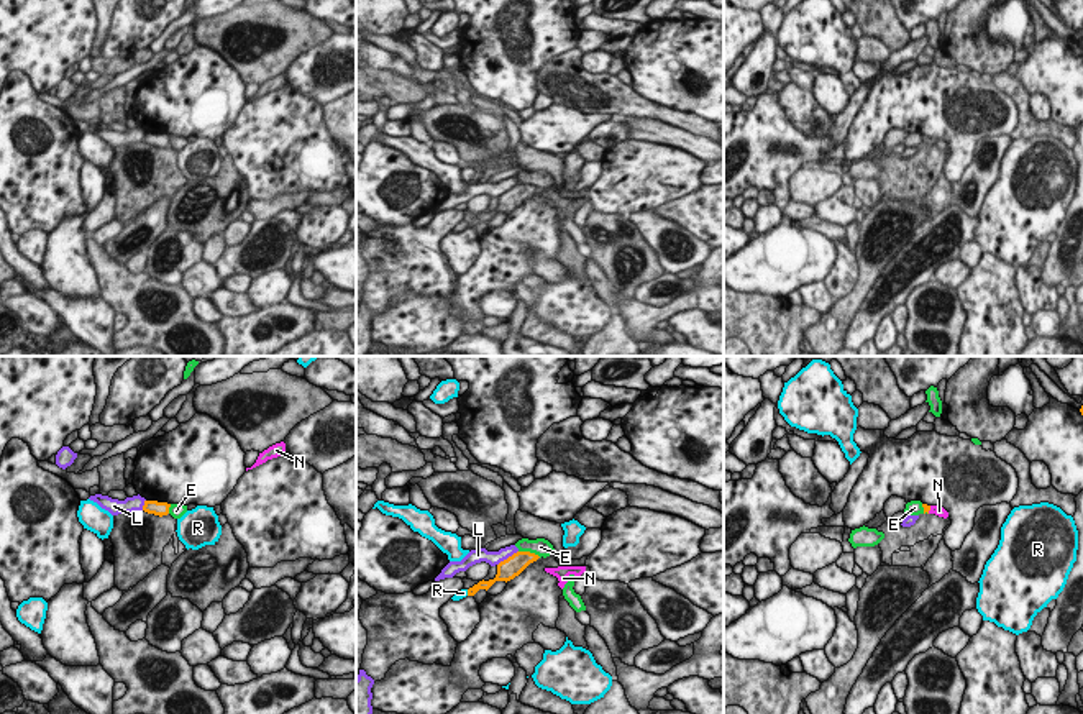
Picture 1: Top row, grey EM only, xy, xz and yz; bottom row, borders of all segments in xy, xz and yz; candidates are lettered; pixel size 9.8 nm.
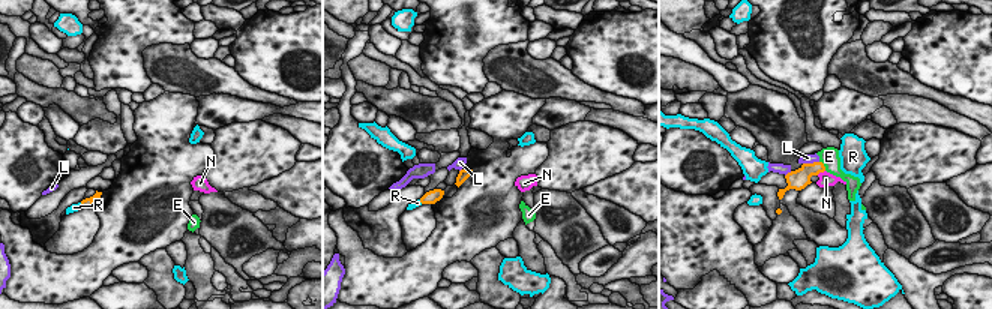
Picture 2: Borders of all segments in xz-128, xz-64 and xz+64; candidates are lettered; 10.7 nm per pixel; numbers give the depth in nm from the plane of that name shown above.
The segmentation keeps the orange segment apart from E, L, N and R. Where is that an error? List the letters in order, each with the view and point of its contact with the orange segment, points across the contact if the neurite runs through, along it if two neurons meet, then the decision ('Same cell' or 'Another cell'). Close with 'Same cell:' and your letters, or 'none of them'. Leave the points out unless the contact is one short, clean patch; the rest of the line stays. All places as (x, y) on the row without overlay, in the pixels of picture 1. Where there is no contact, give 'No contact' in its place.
E: Touches orange at xz (529, 184). Boundary: xz (519, 183), (529, 183), (540, 189). Another cell
L: Touches orange at xz (509, 189). Boundary: xz (517, 183), (498, 197). Another cell
N: Touches orange at yz (929, 141). Path across: yz (926, 140), (929, 141), (939, 143). Same cell
R: Touches orange at xz (468, 225). Boundary: xz (466, 222), (468, 227). Another cell
Same cell: N

